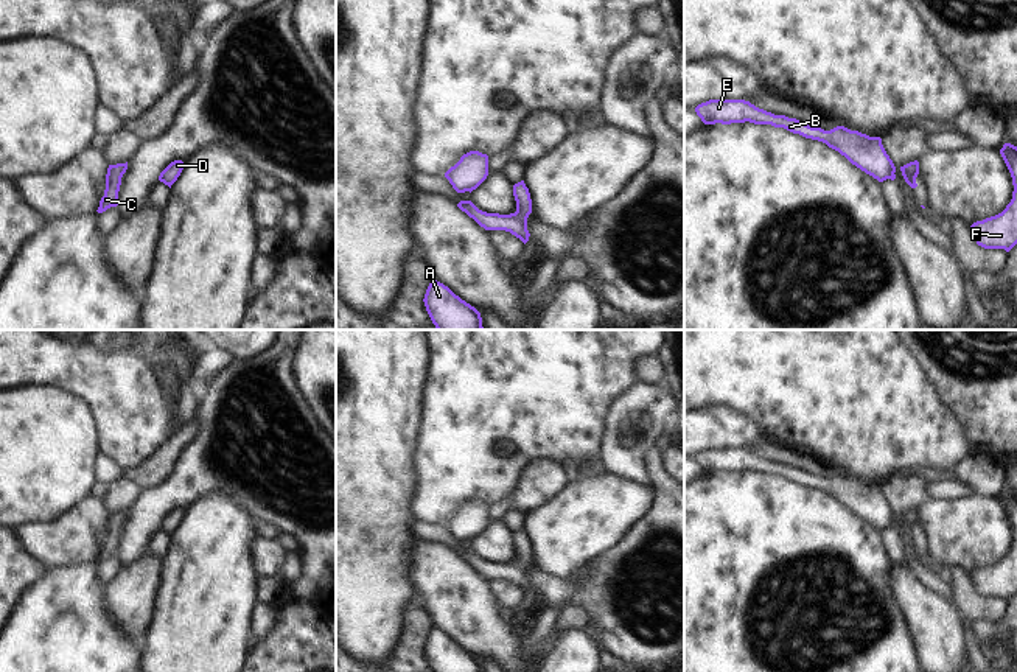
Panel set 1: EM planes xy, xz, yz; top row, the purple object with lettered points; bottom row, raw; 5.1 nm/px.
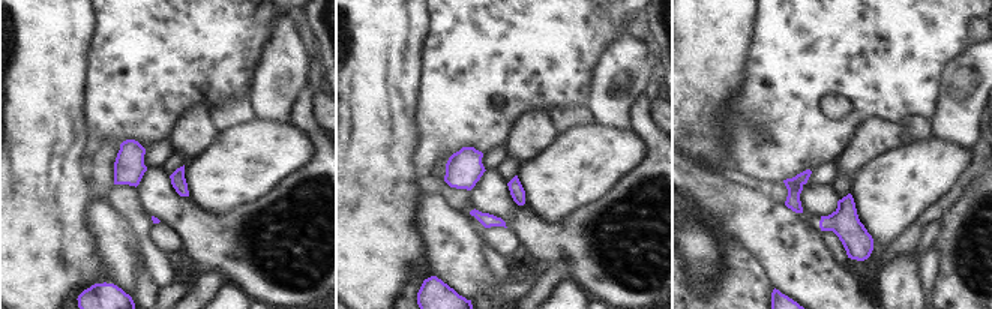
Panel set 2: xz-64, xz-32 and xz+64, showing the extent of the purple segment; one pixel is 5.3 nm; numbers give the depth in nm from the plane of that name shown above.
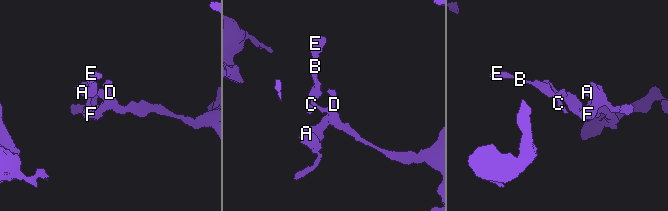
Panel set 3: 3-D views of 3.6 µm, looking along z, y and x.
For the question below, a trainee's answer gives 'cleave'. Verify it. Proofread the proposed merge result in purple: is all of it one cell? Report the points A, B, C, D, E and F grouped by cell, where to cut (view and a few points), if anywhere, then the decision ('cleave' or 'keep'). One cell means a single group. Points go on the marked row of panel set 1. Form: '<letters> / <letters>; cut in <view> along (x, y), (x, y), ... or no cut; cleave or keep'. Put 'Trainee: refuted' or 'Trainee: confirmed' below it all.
A B C D E F; no cut; keep
Trainee: refuted

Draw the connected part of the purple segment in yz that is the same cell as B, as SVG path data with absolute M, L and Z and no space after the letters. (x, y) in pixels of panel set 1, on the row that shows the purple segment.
M709 100L695 107L697 115L704 124L731 124L731 123L754 123L784 128L806 138L826 143L838 151L852 165L872 176L879 182L896 179L896 166L886 154L880 137L869 137L858 131L851 131L844 126L837 126L830 131L812 128L796 118L774 115L756 107L745 100Z

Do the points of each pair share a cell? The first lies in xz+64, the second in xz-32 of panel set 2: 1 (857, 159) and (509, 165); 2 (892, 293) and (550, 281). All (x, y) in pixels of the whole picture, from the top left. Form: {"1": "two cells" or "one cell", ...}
{"1": "two cells", "2": "two cells"}

